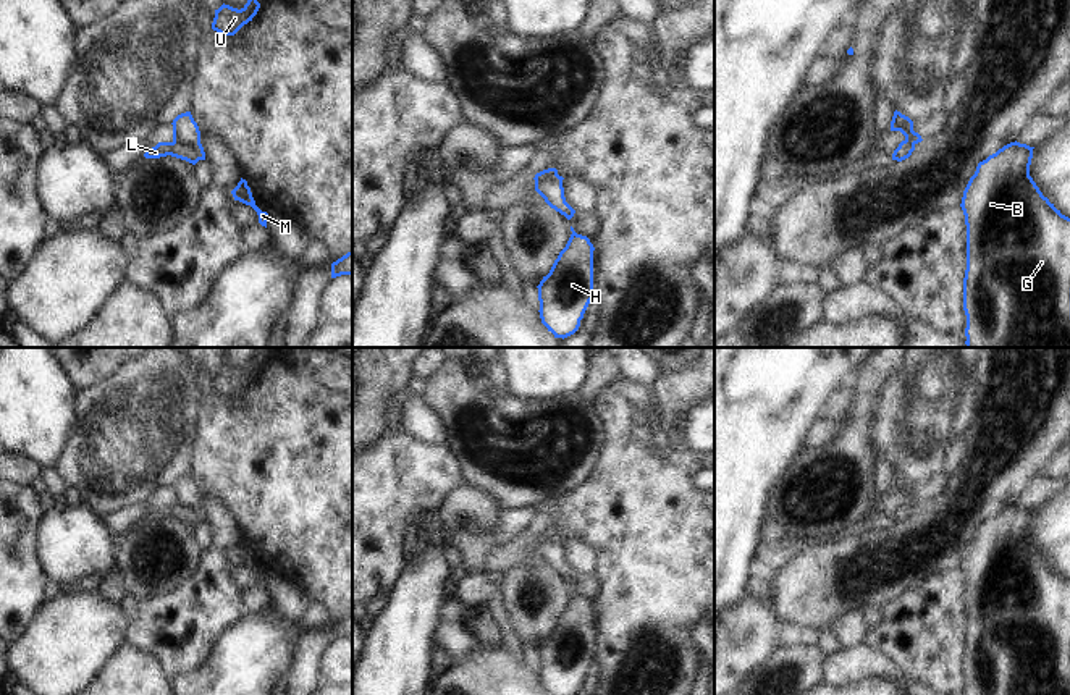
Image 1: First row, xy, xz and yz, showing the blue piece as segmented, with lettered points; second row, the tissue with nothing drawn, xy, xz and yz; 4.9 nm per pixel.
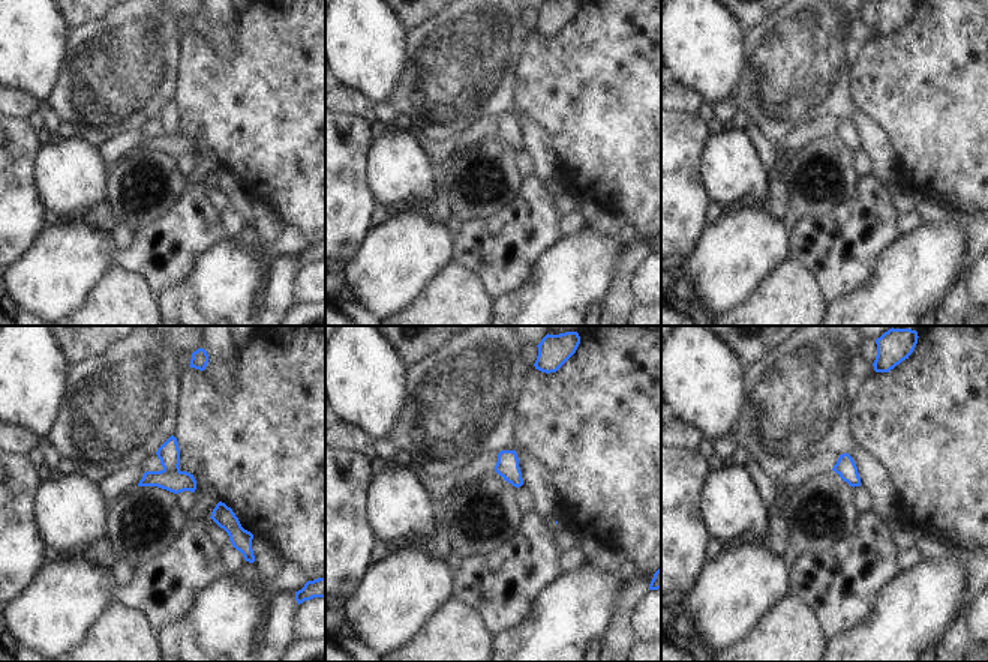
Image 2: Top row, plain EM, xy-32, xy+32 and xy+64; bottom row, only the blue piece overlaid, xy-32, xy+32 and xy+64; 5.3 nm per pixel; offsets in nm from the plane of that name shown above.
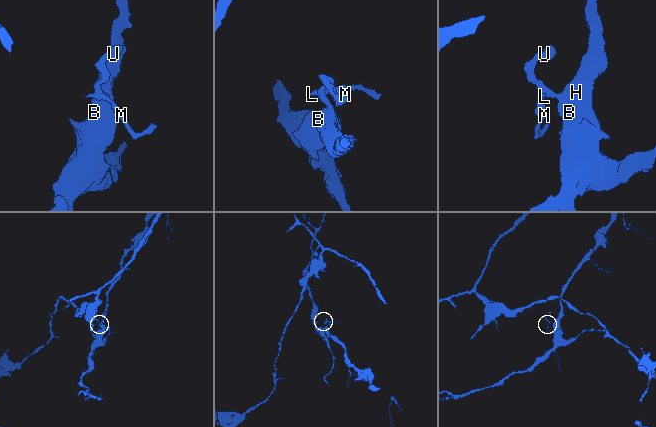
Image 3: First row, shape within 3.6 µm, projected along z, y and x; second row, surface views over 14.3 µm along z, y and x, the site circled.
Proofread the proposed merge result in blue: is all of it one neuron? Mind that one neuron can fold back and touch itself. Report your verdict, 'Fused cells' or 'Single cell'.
Fused cells

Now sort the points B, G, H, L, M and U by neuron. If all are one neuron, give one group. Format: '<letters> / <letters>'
B G H U / L M

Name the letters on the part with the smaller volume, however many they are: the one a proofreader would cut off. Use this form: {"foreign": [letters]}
{"foreign": ["L", "M"]}

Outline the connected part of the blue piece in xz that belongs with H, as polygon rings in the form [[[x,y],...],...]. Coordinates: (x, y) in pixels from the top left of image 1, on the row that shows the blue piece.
[[[571,226],[571,238],[538,288],[541,323],[554,338],[574,335],[595,297],[593,244]]]

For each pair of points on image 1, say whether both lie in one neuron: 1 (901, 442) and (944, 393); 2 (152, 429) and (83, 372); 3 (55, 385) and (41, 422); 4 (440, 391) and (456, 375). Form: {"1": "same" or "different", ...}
{"1": "same", "2": "different", "3": "same", "4": "same"}

